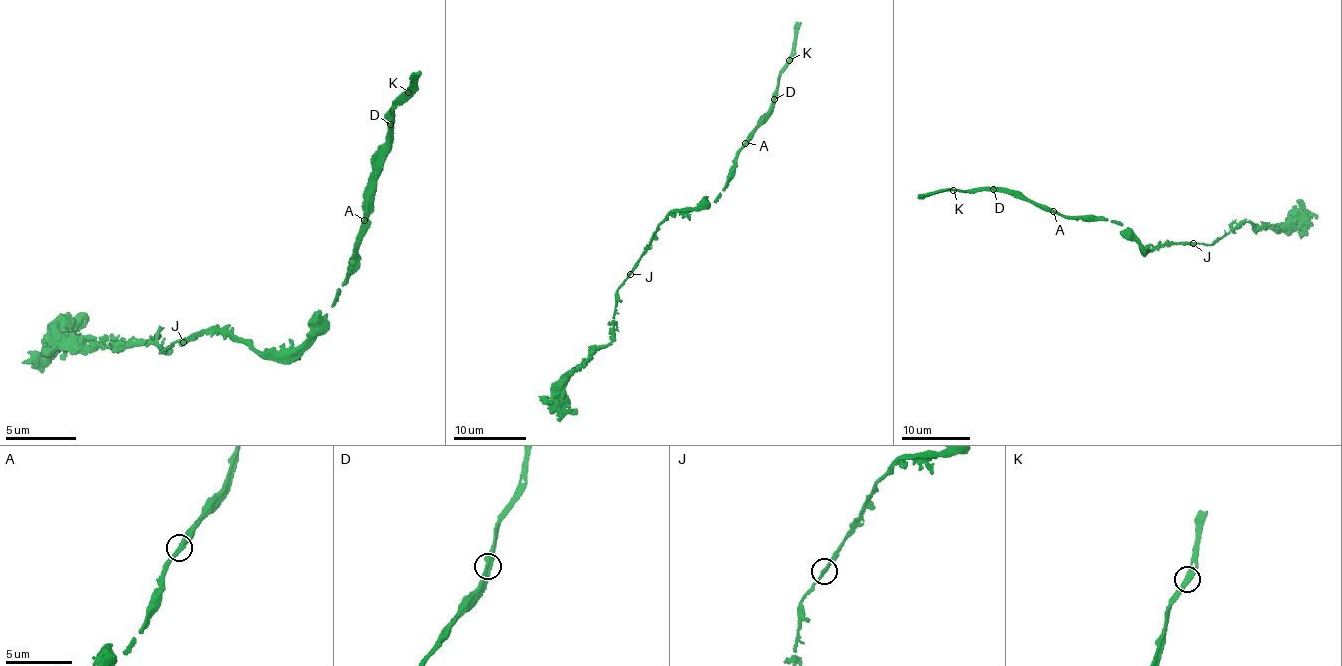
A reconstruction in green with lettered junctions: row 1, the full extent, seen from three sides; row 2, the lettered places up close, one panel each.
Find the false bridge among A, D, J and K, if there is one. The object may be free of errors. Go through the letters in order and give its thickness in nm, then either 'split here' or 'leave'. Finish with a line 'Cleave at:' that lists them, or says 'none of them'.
A: 400 nm thick; leave
D: 400 nm thick; leave
J: 240 nm thick; leave
K: 360 nm thick; leave
Cleave at: none of them

